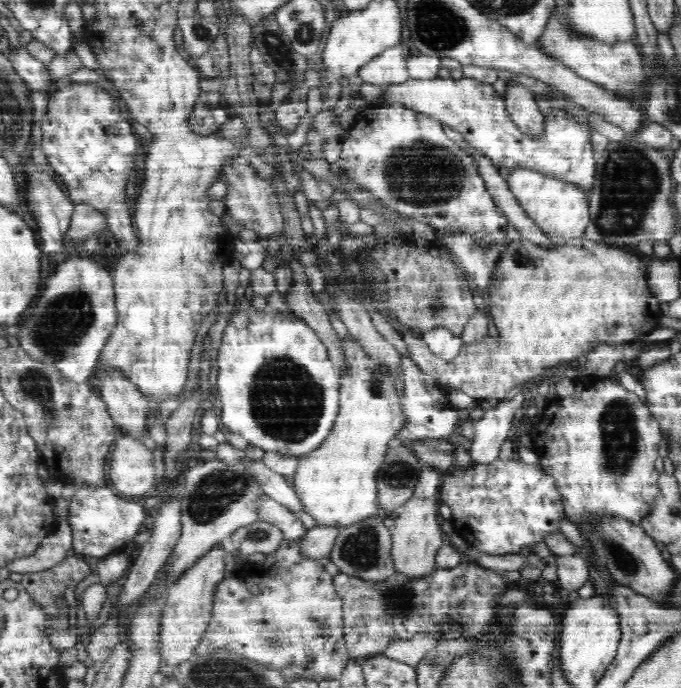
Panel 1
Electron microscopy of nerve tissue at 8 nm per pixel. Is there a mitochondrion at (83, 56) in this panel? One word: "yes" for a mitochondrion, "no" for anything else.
no

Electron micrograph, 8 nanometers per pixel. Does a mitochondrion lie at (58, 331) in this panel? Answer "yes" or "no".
yes

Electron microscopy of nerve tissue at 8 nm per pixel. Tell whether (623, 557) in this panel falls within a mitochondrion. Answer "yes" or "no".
yes

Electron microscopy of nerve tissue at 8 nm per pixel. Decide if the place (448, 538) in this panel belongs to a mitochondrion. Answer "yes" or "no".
no

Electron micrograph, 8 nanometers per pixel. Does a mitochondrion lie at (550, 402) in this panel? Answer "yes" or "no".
no

